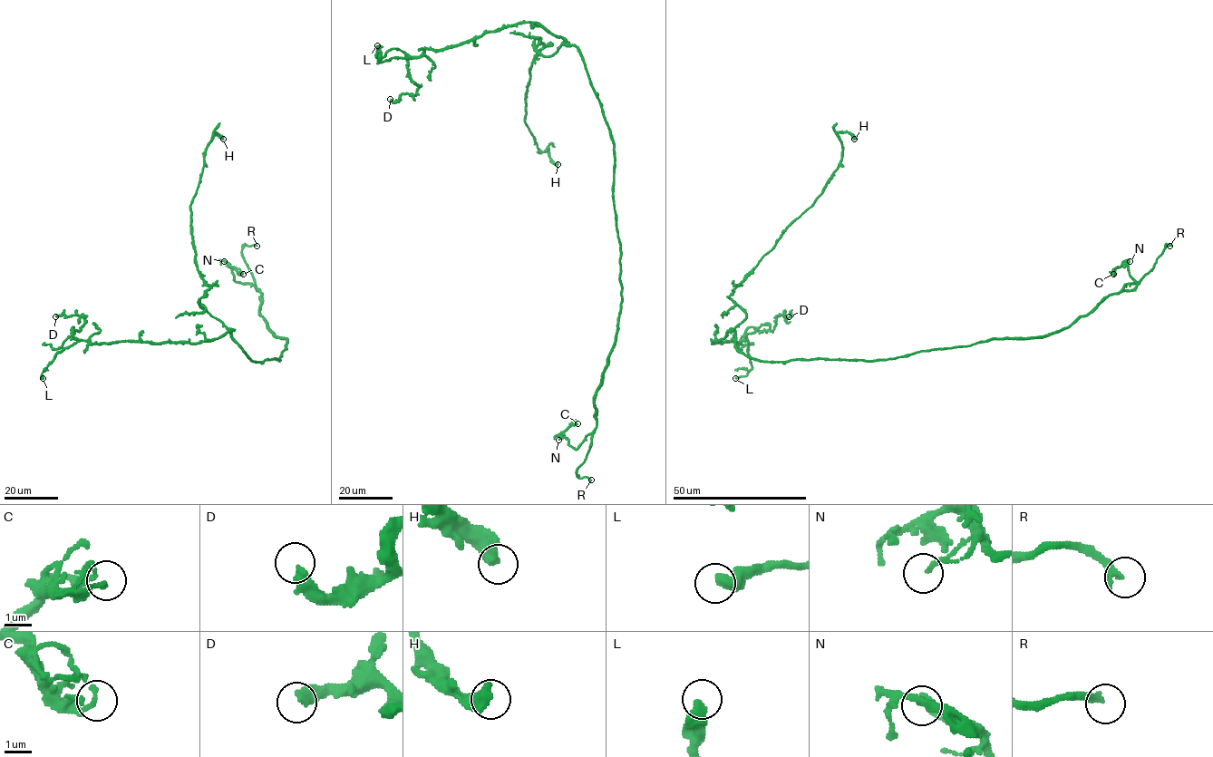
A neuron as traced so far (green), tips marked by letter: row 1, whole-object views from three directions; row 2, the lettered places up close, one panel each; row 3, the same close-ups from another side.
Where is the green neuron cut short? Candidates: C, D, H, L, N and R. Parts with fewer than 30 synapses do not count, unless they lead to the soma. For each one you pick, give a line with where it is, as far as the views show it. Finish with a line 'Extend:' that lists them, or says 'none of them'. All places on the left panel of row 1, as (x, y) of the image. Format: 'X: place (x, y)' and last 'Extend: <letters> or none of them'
R: place (257, 246)
Extend: R

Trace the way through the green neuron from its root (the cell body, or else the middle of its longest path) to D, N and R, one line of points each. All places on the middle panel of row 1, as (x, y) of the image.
D: (609, 128), (580, 52), (533, 23), (407, 54), (408, 75), (420, 86), (415, 94), (390, 99)
N: (609, 128), (620, 252), (618, 329), (596, 391), (596, 428), (577, 448), (564, 436), (558, 440)
R: (609, 128), (622, 302), (616, 343), (596, 391), (592, 443), (577, 470), (579, 478), (591, 480)

